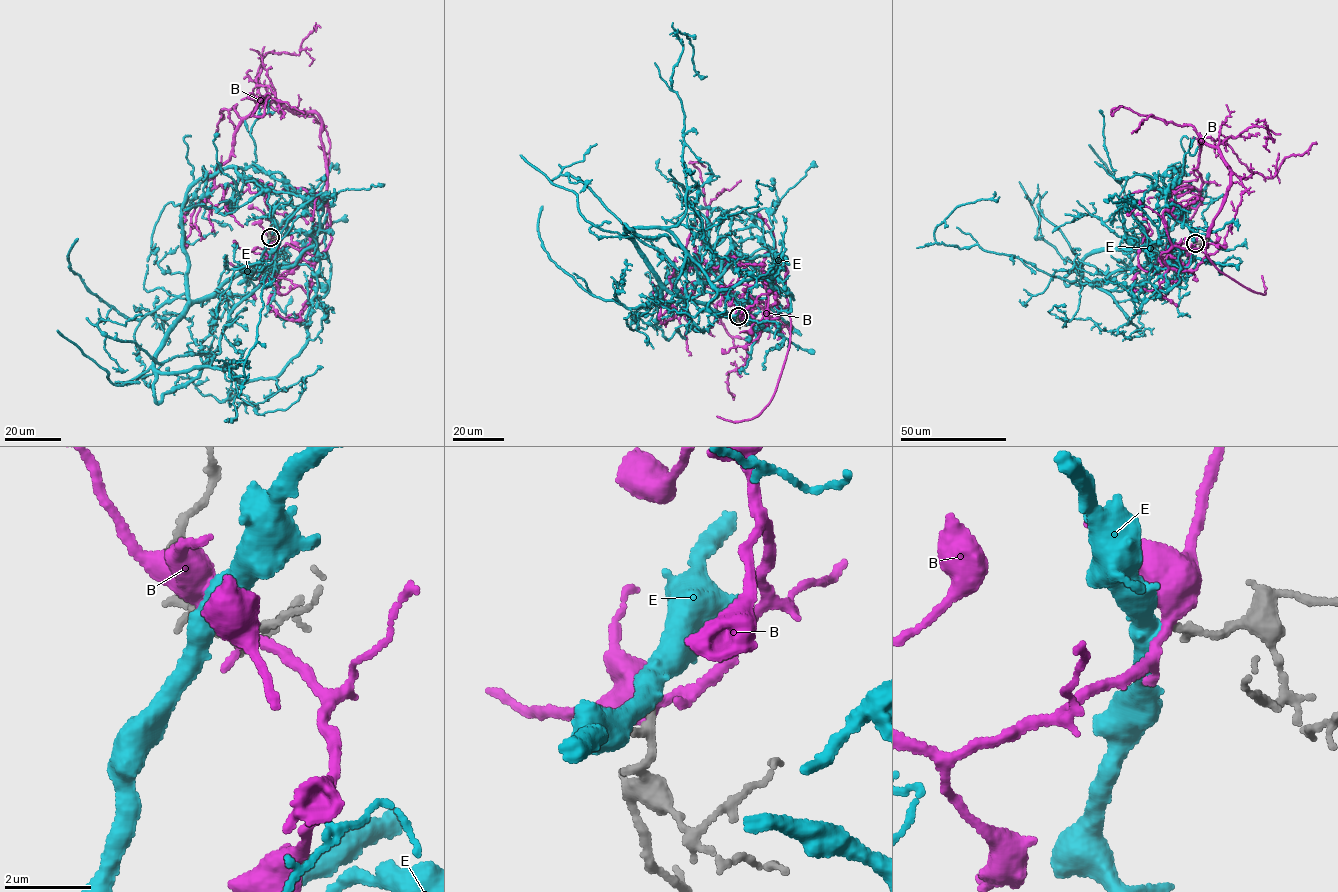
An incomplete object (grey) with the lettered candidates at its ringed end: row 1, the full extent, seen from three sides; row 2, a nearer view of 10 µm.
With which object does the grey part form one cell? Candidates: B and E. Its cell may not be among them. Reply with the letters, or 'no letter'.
E

